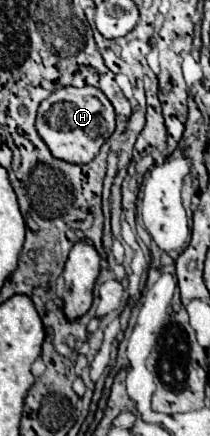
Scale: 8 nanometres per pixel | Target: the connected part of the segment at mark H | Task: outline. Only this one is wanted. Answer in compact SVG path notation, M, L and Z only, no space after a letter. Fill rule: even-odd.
M62 87L40 103L34 125L52 157L80 165L92 161L104 141L114 133L114 109L106 95L96 87Z

